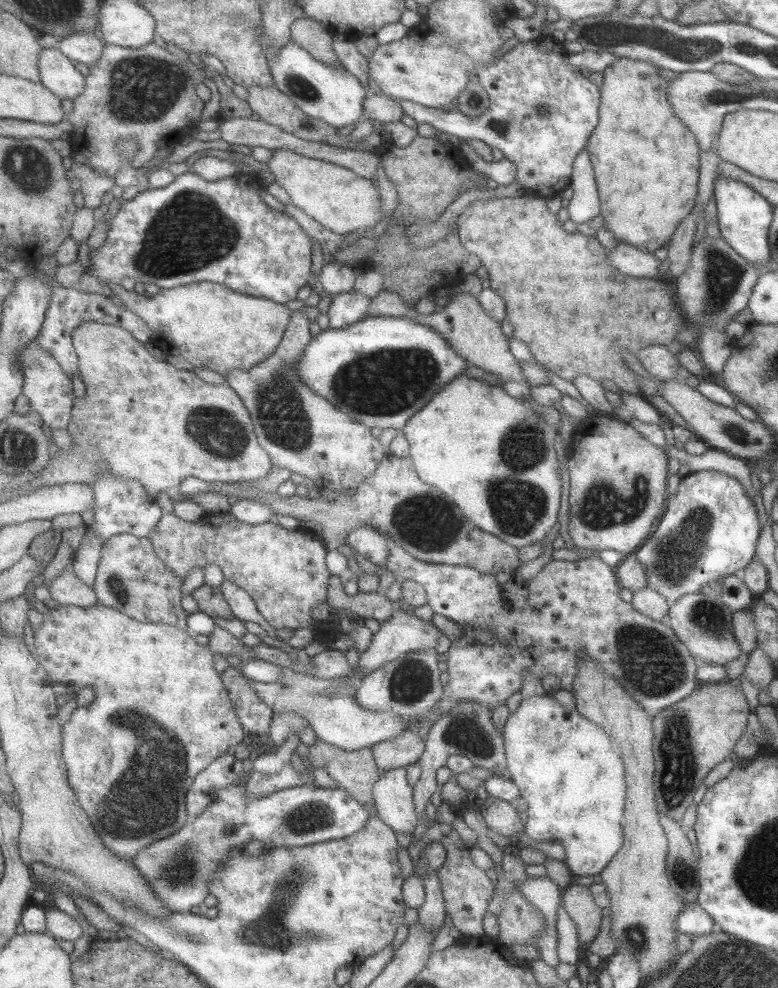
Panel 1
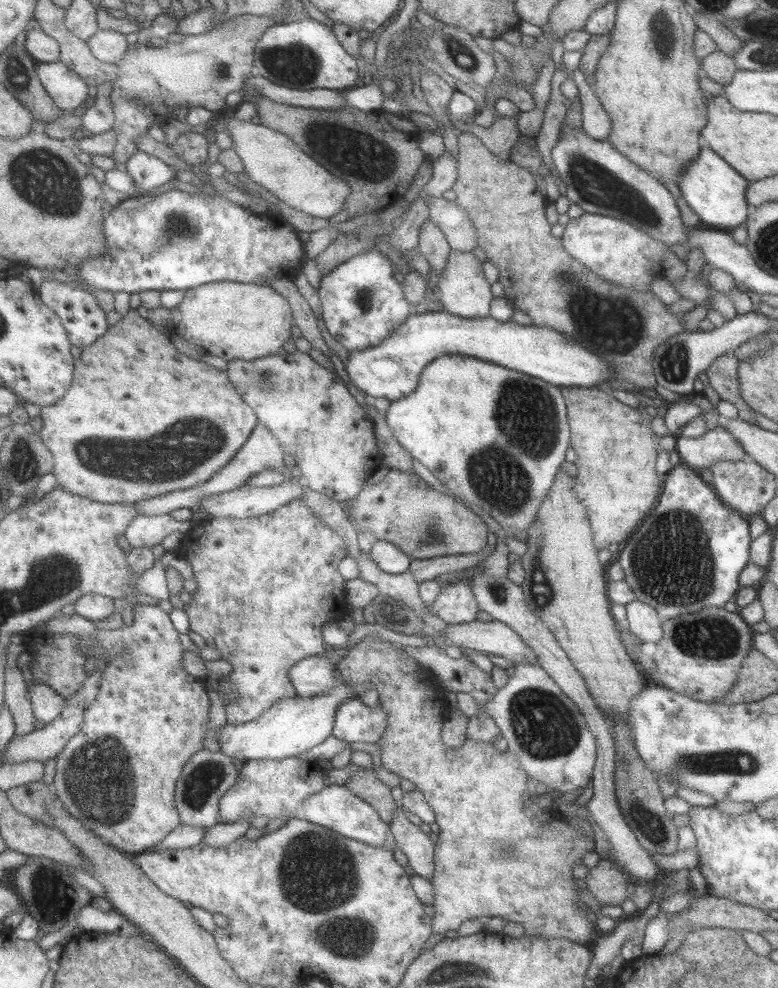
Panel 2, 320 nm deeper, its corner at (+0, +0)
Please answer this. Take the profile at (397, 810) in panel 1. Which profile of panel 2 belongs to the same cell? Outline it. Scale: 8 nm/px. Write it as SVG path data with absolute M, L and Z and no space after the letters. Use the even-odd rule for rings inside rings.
M401 805L390 825L397 839L398 848L407 855L414 874L428 880L433 877L433 842L418 826L411 824L409 818L403 814Z

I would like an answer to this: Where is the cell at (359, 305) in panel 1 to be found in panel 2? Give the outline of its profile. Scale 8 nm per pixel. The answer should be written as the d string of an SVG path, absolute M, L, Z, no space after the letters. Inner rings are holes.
M378 248L340 263L321 278L318 292L327 329L349 352L381 346L411 316L412 305L405 298L403 280L395 274L391 258Z

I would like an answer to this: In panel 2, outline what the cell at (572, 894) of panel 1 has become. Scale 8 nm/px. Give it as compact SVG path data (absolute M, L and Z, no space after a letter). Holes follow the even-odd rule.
M599 858L583 880L587 885L585 892L603 905L620 905L629 896L625 890L631 882L630 874L609 858Z

